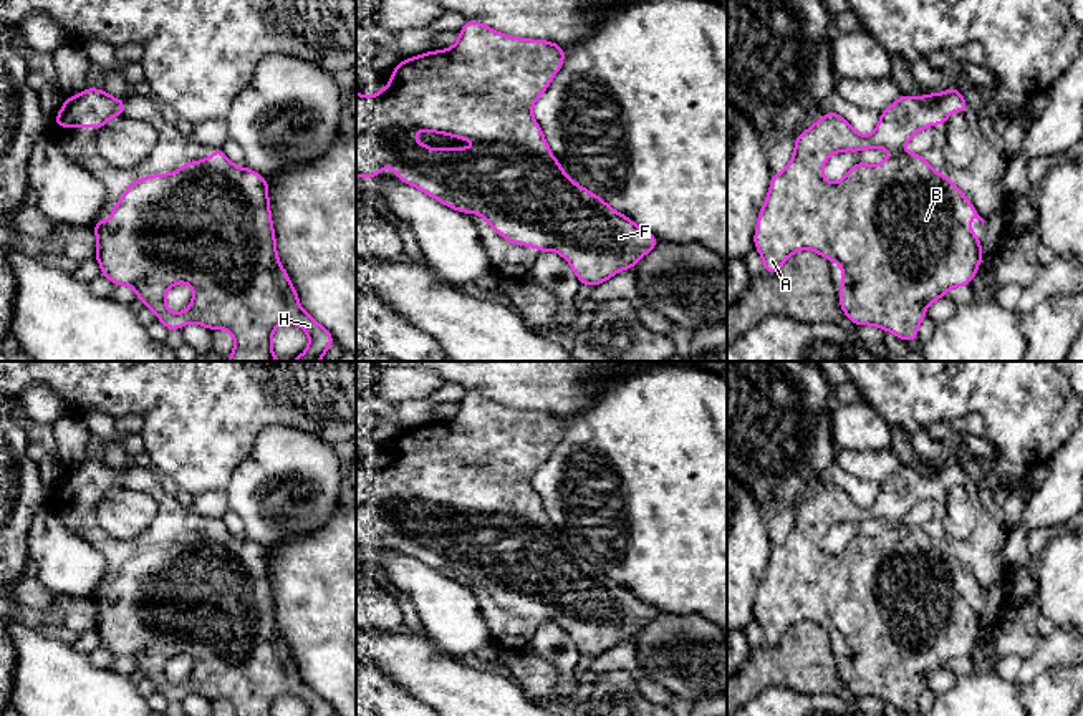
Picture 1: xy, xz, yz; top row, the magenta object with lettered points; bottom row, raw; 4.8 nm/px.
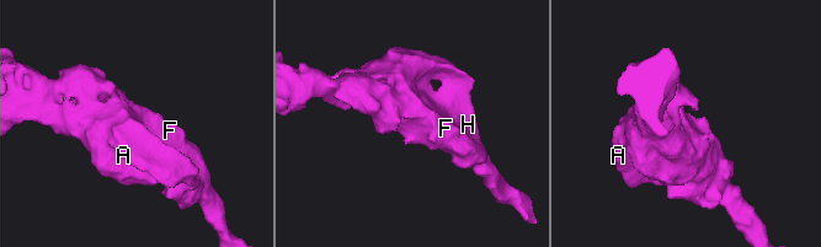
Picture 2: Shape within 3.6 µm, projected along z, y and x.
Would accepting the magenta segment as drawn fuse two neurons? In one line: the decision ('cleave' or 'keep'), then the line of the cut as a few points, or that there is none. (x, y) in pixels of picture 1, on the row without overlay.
keep | no cut

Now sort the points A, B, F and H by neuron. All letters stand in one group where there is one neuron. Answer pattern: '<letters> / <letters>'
A B F H

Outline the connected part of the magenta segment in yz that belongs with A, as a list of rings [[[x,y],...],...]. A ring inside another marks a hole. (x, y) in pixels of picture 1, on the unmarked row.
[[[957,459],[924,469],[902,467],[888,477],[869,507],[858,506],[846,491],[831,481],[795,509],[790,535],[772,545],[770,562],[757,592],[755,620],[763,630],[765,645],[778,645],[783,633],[800,620],[810,620],[843,638],[840,676],[853,696],[874,696],[904,713],[917,711],[926,678],[952,658],[970,656],[982,617],[967,592],[984,590],[969,570],[942,544],[932,542],[924,527],[902,524],[904,515],[931,496],[946,496],[949,482],[964,486],[969,476]],[[886,519],[894,525],[878,537],[854,535],[840,554],[821,549],[826,530],[838,522]],[[886,564],[886,612],[876,600],[876,575]]]

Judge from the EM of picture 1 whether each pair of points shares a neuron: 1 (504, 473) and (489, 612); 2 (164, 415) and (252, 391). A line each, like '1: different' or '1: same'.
1: same
2: same

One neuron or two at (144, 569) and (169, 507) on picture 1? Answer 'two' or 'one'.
one

